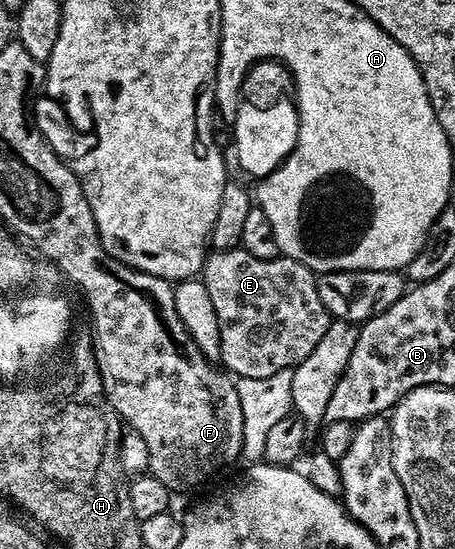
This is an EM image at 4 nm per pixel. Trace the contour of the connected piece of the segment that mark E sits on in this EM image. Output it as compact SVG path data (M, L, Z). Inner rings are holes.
M243 249L213 250L204 260L202 278L206 293L210 293L214 313L218 313L219 362L233 376L242 379L271 377L287 367L297 367L306 361L306 357L310 357L310 353L314 353L314 345L322 341L322 333L326 333L330 322L328 310L322 305L322 297L318 297L316 276L317 272L293 259L259 259Z

